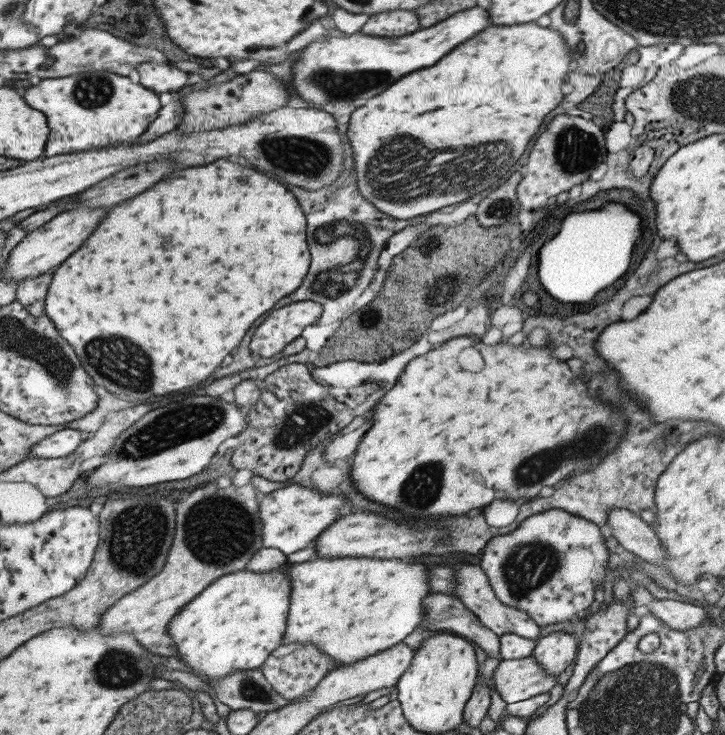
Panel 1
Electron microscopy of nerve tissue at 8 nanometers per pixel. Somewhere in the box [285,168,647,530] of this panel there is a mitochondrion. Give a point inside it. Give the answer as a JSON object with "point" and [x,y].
{"point":[347,259]}

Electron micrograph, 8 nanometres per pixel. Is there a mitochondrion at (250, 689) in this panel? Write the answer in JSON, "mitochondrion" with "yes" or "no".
{"mitochondrion":"yes"}

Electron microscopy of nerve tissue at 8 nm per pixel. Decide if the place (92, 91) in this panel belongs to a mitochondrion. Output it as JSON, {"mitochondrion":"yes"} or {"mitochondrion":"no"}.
{"mitochondrion":"yes"}

